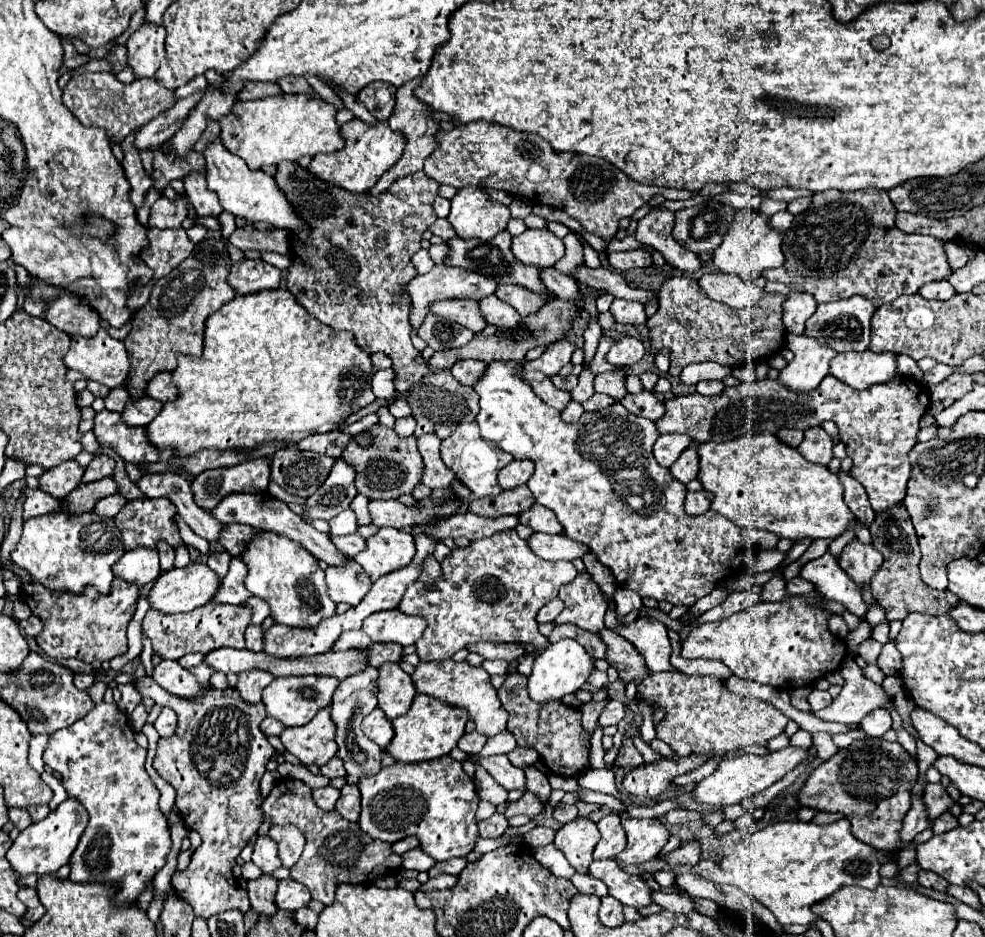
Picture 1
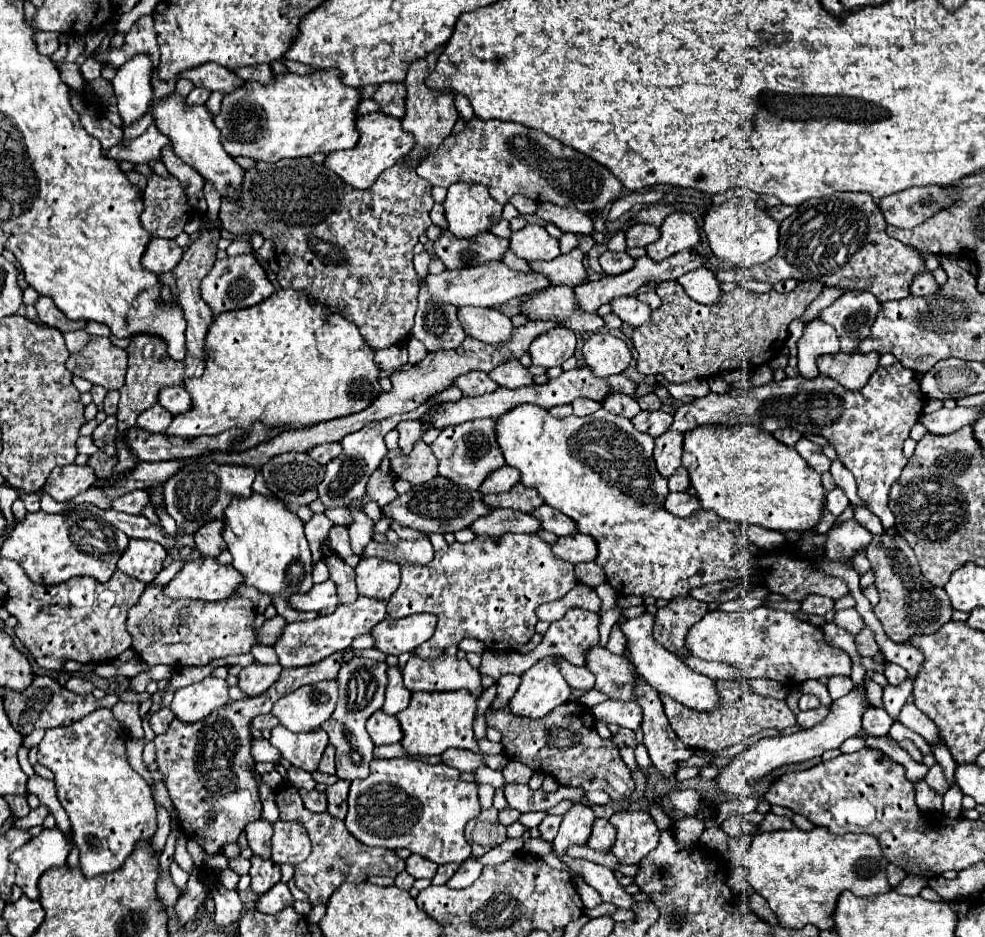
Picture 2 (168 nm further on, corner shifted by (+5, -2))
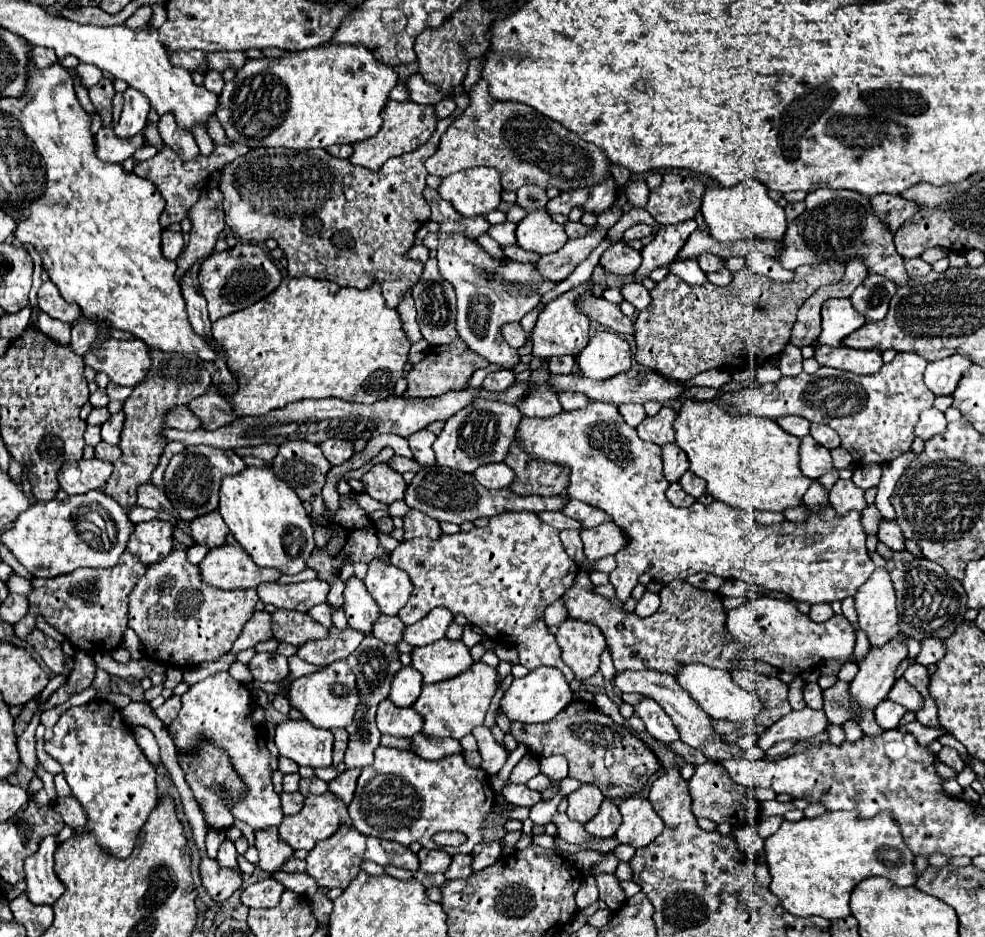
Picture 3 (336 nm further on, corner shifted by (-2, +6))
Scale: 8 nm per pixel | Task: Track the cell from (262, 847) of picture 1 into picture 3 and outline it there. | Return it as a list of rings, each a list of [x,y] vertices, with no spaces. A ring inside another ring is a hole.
[[[216,672],[206,680],[190,686],[186,694],[182,694],[182,710],[176,720],[168,726],[172,740],[176,740],[178,750],[192,750],[196,738],[204,736],[214,740],[220,748],[224,748],[230,756],[230,762],[238,776],[248,786],[248,794],[232,806],[232,814],[252,826],[254,830],[280,826],[284,818],[280,796],[272,788],[272,772],[278,770],[278,758],[274,758],[266,748],[266,734],[262,728],[252,724],[252,696],[246,684],[234,680],[228,672]]]

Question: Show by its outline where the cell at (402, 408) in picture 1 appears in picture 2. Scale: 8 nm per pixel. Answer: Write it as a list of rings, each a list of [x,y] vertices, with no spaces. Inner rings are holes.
[[[403,420],[401,424],[397,424],[397,430],[399,430],[399,450],[401,450],[401,456],[409,456],[409,452],[415,446],[415,442],[423,434],[421,424],[417,424],[417,420]]]

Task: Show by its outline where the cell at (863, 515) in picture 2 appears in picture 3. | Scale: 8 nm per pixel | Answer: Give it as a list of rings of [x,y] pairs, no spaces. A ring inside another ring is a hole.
[[[880,518],[880,524],[878,524],[878,540],[884,542],[892,550],[904,550],[904,536],[902,536],[902,530],[896,524],[896,520]]]

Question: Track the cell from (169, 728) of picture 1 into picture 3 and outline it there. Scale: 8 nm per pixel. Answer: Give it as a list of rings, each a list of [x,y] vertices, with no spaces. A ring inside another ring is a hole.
[[[172,696],[172,698],[168,698],[158,710],[156,710],[156,716],[166,724],[166,726],[170,726],[172,724],[172,720],[176,718],[176,714],[180,712],[180,698],[178,696]]]

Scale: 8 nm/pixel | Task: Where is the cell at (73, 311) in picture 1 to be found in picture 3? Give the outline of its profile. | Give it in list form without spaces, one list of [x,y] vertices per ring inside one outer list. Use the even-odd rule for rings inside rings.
[[[44,282],[44,284],[40,286],[40,290],[38,290],[38,306],[40,306],[48,316],[52,316],[52,318],[56,318],[56,320],[62,320],[62,322],[68,322],[68,324],[76,322],[76,320],[82,316],[80,306],[68,304],[68,302],[60,296],[58,288],[56,288],[52,282]]]

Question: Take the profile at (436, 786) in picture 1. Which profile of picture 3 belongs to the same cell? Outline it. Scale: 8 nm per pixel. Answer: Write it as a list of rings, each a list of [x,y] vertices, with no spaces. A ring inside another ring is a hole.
[[[378,746],[374,764],[368,768],[362,768],[362,774],[358,778],[358,786],[354,792],[354,800],[348,806],[348,812],[350,812],[352,826],[358,832],[366,836],[382,838],[382,840],[394,840],[404,846],[412,842],[420,842],[424,848],[438,848],[432,840],[436,832],[442,832],[442,830],[464,832],[468,838],[460,848],[444,846],[444,850],[454,856],[454,854],[470,854],[472,848],[482,840],[480,826],[486,812],[492,808],[492,804],[494,804],[494,790],[490,786],[488,774],[482,768],[470,768],[460,754],[454,754],[442,760],[424,760],[410,750]]]

